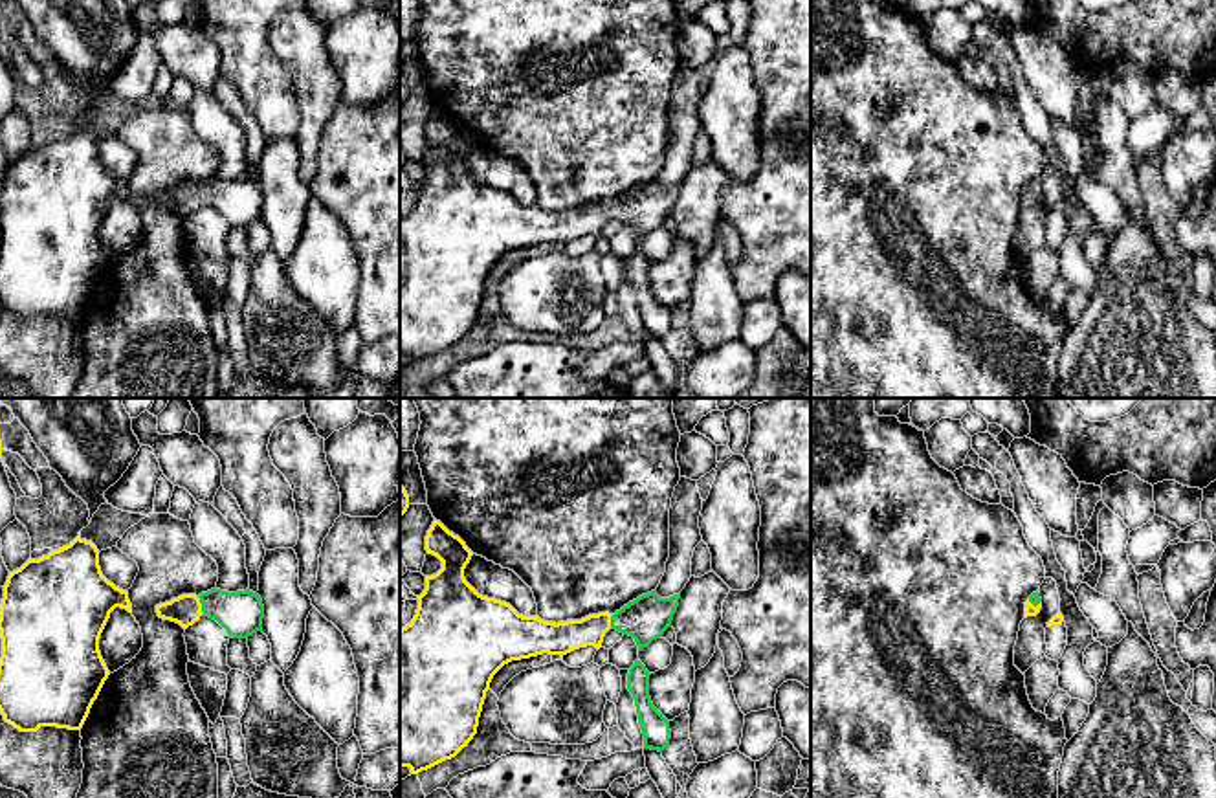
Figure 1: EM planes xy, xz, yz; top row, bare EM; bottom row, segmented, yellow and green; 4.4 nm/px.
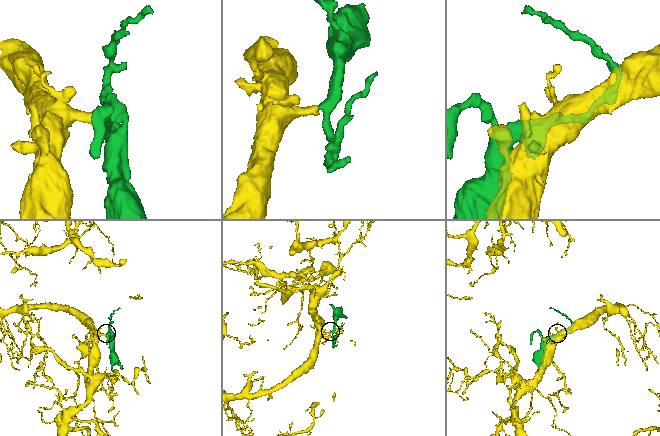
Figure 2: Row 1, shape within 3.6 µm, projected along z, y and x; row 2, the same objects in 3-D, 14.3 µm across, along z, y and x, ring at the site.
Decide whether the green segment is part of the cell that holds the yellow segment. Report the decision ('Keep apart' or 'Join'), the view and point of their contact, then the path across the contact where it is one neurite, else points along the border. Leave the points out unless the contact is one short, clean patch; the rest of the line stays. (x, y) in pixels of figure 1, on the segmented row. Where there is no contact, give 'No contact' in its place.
Join. Touches yellow at xy (200, 606). Path across: xy (186, 609), (200, 606), (222, 606), (241, 613)

